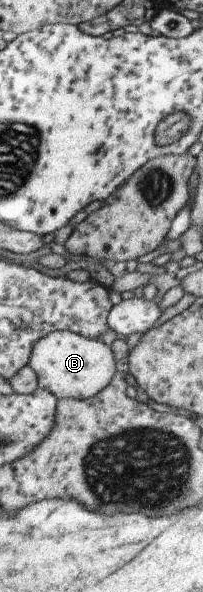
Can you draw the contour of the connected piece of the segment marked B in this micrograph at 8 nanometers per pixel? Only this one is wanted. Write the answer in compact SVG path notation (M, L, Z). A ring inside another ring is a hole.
M54 330L39 337L32 345L27 363L37 377L37 387L45 389L57 400L94 397L114 377L116 363L110 348L100 340L85 338L68 330Z

